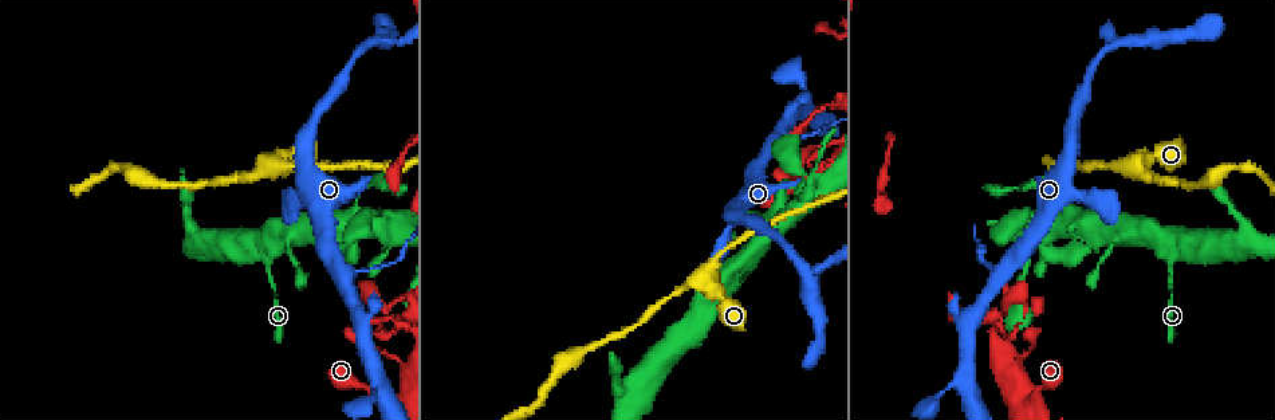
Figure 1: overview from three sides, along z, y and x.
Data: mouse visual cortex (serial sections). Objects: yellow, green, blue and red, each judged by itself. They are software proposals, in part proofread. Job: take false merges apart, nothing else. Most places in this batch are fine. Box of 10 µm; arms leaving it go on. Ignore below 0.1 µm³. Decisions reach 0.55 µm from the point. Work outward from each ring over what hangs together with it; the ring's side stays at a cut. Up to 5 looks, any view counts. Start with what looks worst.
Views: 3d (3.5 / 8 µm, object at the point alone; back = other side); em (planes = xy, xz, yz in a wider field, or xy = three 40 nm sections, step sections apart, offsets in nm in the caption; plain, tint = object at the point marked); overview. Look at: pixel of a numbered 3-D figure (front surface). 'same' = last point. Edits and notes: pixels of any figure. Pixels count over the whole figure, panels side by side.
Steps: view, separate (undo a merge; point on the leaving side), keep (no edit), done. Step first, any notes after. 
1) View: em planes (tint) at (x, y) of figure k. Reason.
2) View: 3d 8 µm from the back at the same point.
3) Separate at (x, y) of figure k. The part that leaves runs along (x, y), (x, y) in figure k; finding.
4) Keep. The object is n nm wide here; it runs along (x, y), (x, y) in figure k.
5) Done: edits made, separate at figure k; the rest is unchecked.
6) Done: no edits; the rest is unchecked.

View: 3d 3.5 µm at (1026, 311) of figure 1. Sharp bend.

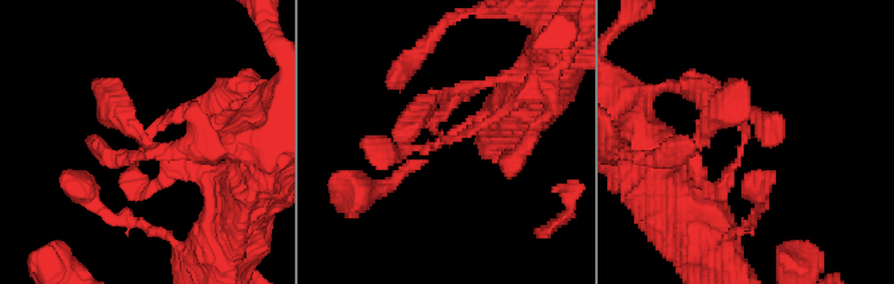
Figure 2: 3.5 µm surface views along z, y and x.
View: em xy step 5 (tint) at (138, 148) of figure 2. The arms are 150, 150 nm wide; shape alone is not enough.

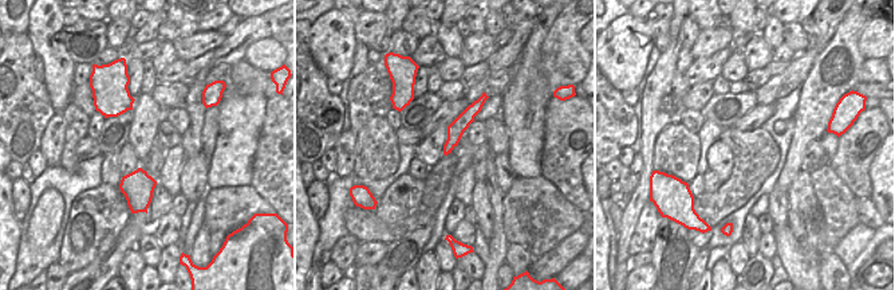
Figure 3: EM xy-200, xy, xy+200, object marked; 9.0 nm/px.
Keep. It runs along (480, 102), (454, 130), (446, 149) in figure 3; all the same cell.

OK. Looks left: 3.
View: 3d 3.5 µm at (816, 175) of figure 1. Sudden change in width.

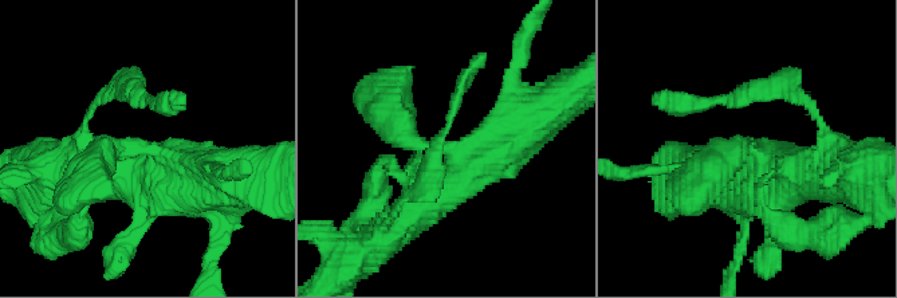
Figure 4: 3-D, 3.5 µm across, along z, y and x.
View: em xy step 5 (tint) at (748, 149) of figure 4. Need the tissue.

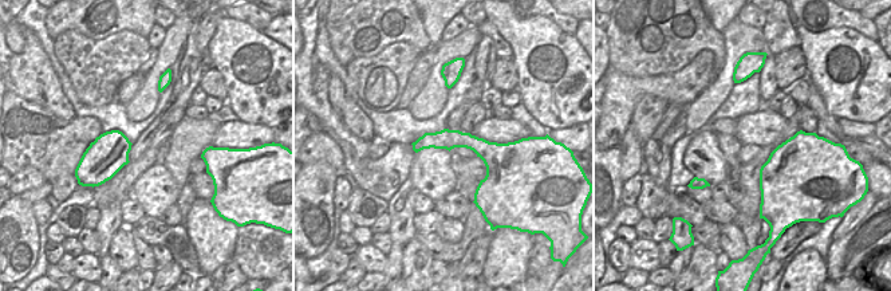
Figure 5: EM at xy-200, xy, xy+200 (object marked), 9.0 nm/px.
View: em xy step 2 (tint) at the same point.

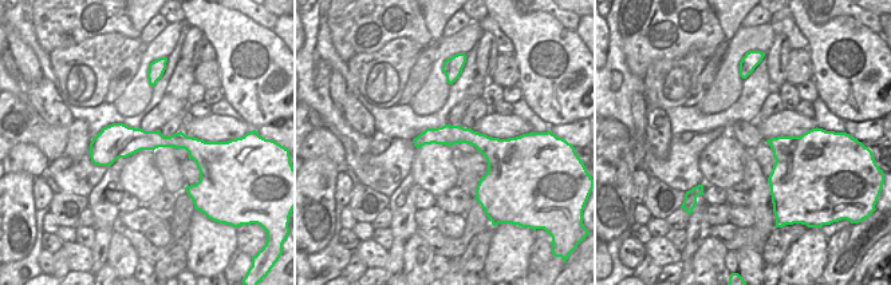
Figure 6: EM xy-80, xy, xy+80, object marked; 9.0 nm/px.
Keep. It runs along (436, 193), (390, 98) in figure 4; one cell here.

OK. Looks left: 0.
Done: no edits; the rest is unchecked.

